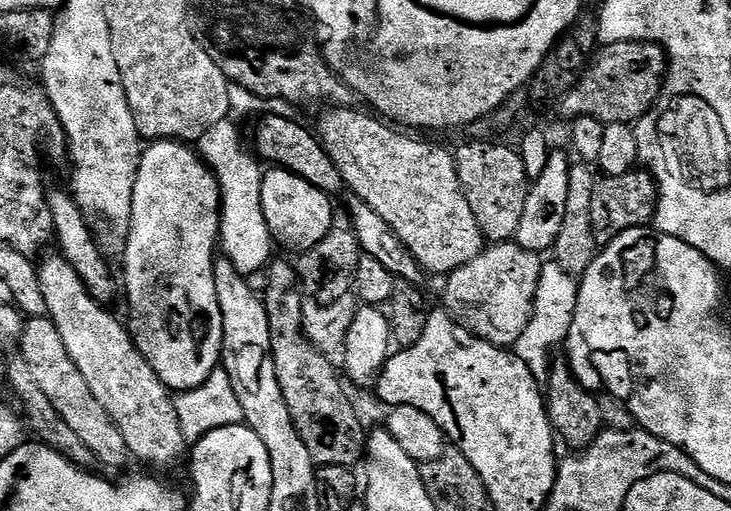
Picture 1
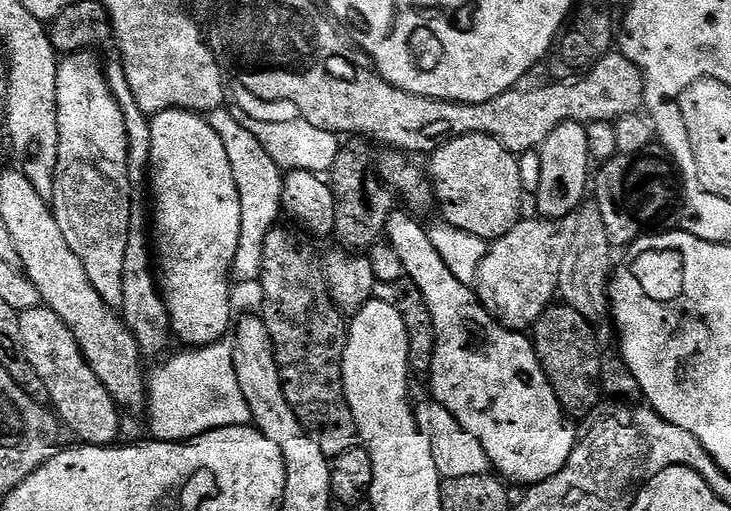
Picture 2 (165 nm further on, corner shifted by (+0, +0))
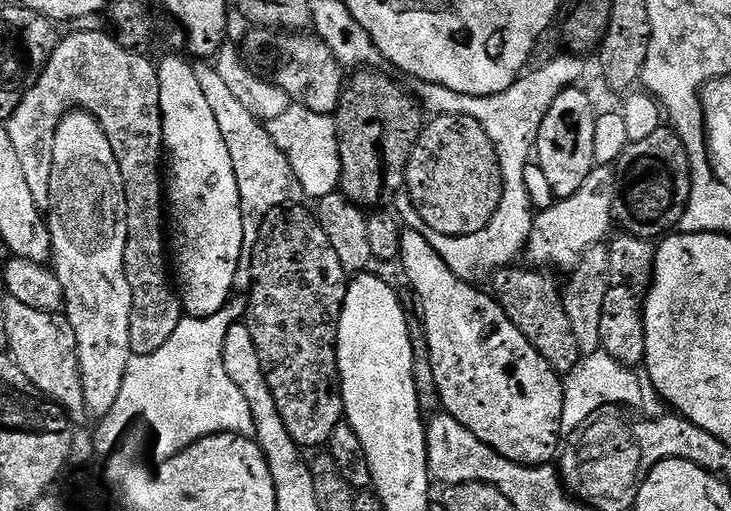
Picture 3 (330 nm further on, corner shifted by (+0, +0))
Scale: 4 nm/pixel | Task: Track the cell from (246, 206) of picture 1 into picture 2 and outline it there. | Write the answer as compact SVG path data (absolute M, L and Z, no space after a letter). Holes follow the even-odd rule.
M227 107L212 109L207 113L206 119L214 134L218 134L218 138L222 140L226 158L230 158L230 170L234 172L234 186L238 190L242 208L242 226L238 248L232 259L230 276L233 281L259 280L262 270L262 242L279 221L276 219L282 216L281 194L284 182L282 169L275 164L273 158L270 158L253 134L234 122Z

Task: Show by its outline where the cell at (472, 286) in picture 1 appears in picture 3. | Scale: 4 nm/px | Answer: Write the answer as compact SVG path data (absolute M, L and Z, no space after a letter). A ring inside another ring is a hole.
M596 166L574 194L557 199L550 210L536 212L526 245L528 256L533 260L531 263L536 266L557 264L565 270L576 268L578 262L582 262L586 250L601 243L613 231L612 199L615 189L615 171L608 166Z

